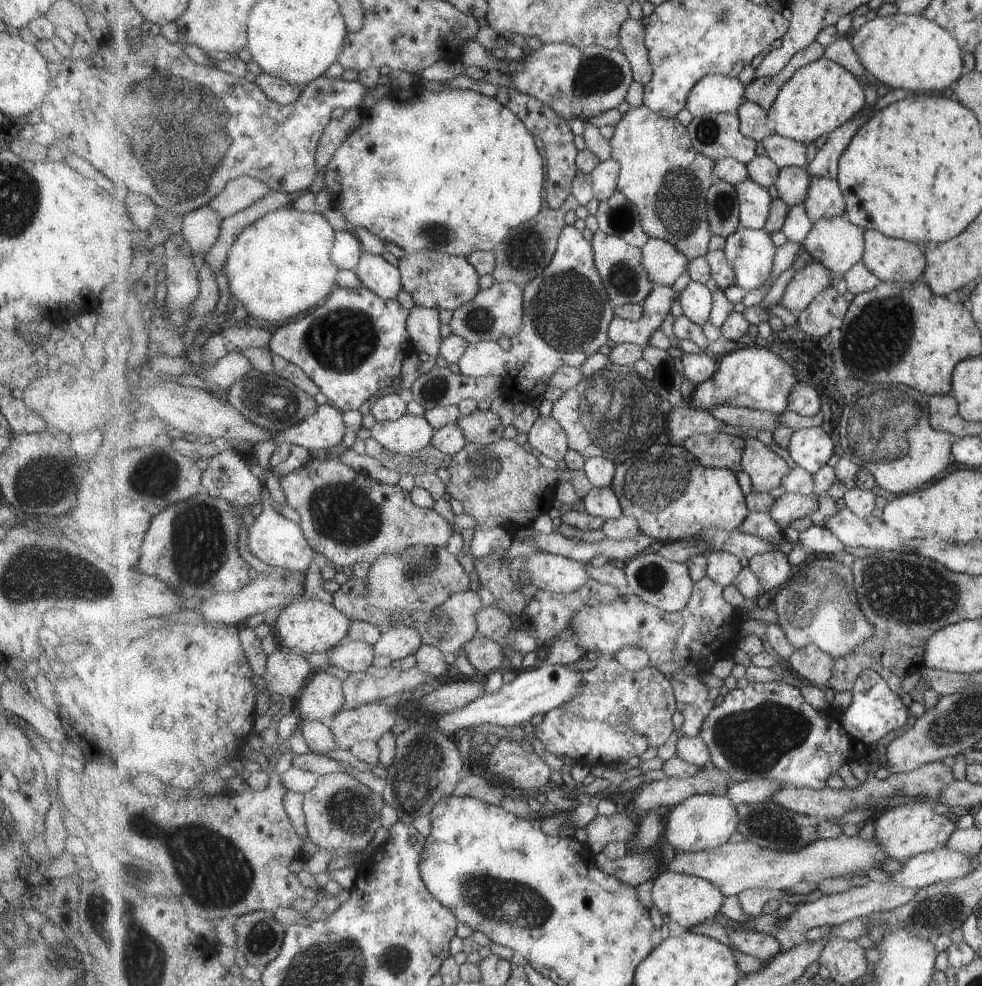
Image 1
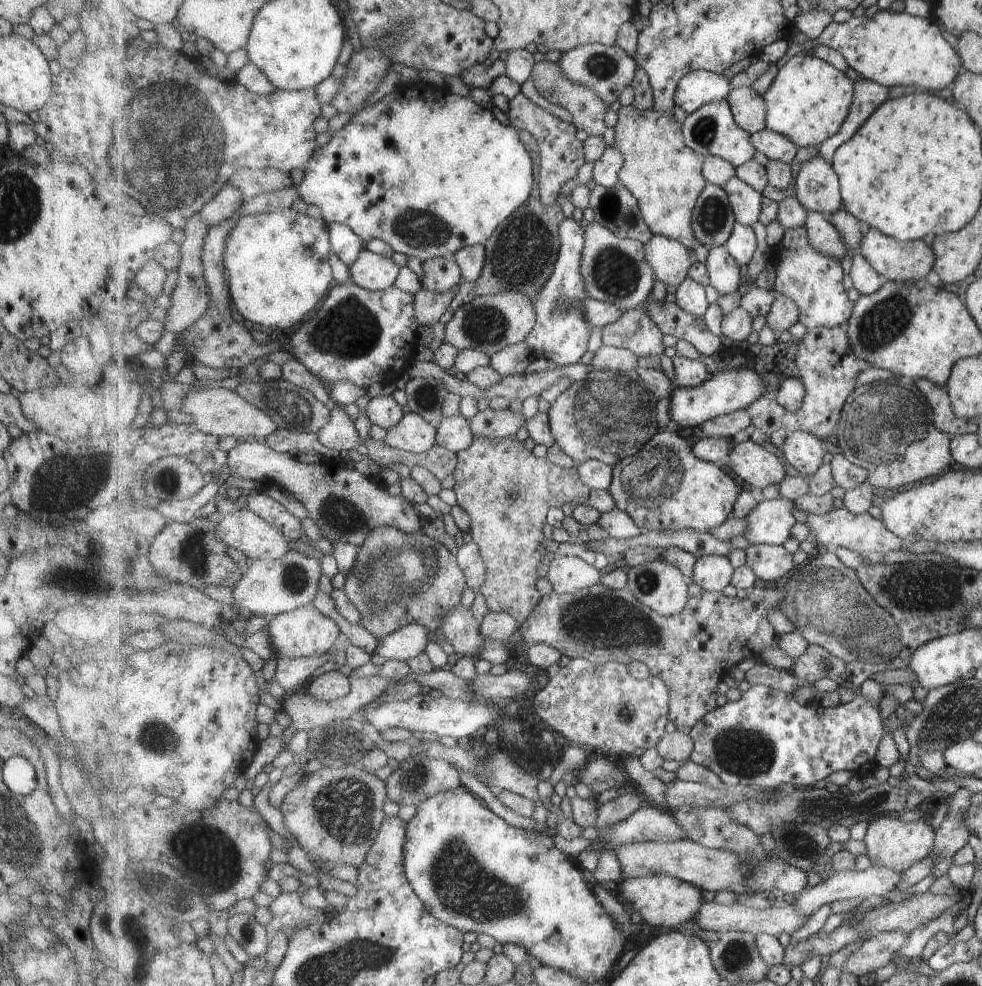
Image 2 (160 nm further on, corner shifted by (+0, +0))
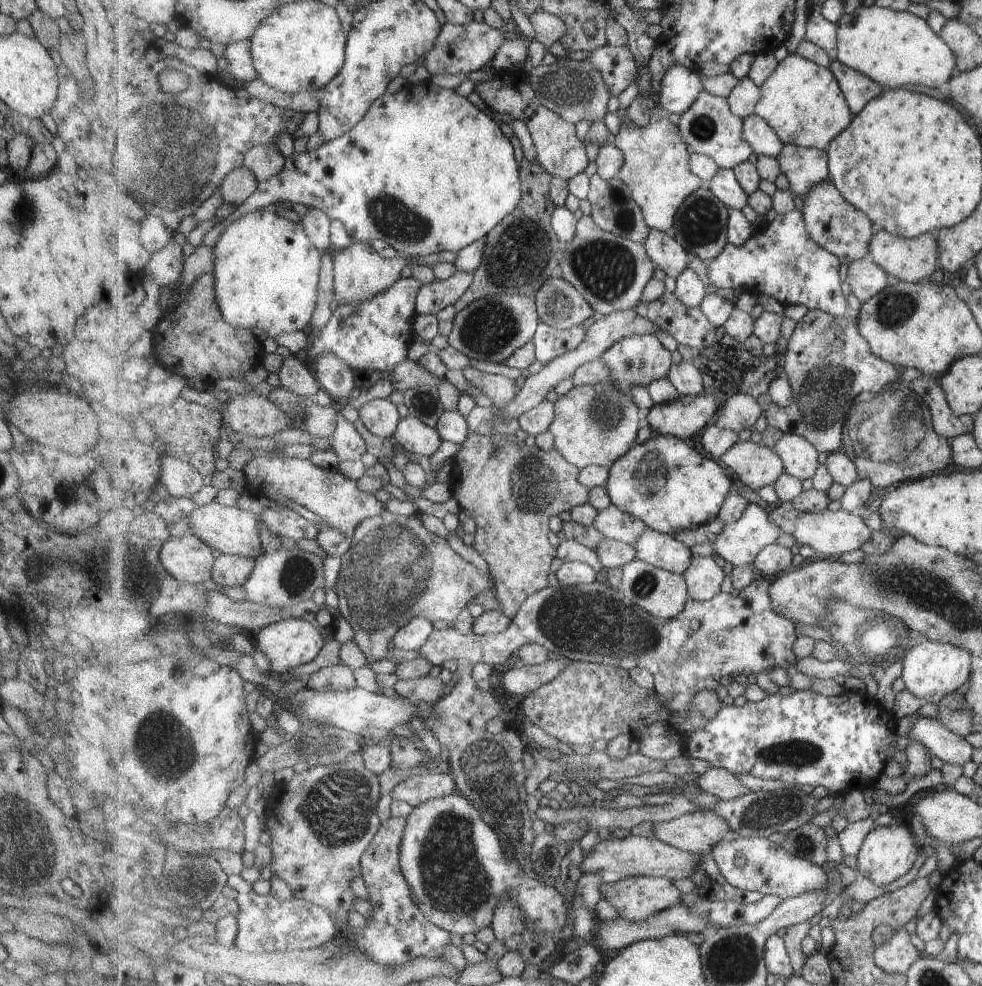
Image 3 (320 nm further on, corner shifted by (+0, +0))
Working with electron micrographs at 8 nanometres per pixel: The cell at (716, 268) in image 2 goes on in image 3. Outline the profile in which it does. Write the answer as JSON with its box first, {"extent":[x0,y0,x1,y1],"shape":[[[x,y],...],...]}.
{"extent":[706,207,849,317],"shape":[[[799,207],[791,214],[778,214],[769,226],[751,236],[751,240],[743,246],[728,242],[725,250],[706,265],[709,281],[717,288],[743,286],[744,290],[755,295],[769,295],[784,307],[807,306],[809,311],[844,317],[849,304],[841,288],[841,264],[842,261],[834,253],[811,236],[805,214]]]}

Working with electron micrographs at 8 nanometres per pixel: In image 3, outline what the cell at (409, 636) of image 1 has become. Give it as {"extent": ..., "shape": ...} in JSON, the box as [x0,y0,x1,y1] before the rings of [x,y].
{"extent":[394,617,438,653],"shape":[[[424,617],[412,619],[410,624],[403,626],[395,634],[394,646],[404,651],[420,653],[421,648],[429,642],[437,627],[438,625],[434,625],[431,620]]]}

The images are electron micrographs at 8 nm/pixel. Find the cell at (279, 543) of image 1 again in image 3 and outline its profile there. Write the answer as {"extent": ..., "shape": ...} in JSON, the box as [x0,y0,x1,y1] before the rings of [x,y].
{"extent":[187,502,264,559],"shape":[[[217,502],[196,506],[187,517],[191,521],[190,532],[197,534],[205,544],[221,552],[222,555],[257,559],[264,553],[259,538],[259,516],[237,507],[227,507]]]}

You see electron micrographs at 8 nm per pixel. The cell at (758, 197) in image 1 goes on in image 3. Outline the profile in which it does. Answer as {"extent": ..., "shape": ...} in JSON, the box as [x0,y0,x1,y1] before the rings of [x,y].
{"extent":[707,168,751,210],"shape":[[[721,168],[717,178],[713,178],[713,182],[707,186],[720,202],[733,210],[750,206],[751,196],[743,189],[733,169]]]}

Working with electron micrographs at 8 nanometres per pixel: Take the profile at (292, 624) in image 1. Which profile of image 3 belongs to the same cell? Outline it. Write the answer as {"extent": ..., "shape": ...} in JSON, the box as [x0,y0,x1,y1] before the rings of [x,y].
{"extent":[255,618,327,677],"shape":[[[289,618],[270,626],[264,627],[256,635],[255,647],[261,651],[271,662],[272,673],[278,673],[283,677],[288,677],[288,673],[303,664],[311,663],[323,646],[327,644],[323,632],[315,628],[315,624],[301,618]]]}

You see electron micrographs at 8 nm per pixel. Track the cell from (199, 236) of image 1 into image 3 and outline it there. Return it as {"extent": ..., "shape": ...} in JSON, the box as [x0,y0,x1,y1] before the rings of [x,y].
{"extent":[221,166,259,206],"shape":[[[245,166],[236,168],[223,182],[223,188],[221,188],[223,202],[231,206],[241,205],[257,191],[259,184],[257,176],[254,176],[249,168]]]}

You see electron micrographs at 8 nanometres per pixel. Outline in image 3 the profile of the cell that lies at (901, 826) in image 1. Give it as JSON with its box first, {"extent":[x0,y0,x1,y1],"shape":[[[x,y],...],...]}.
{"extent":[856,822,921,886],"shape":[[[908,822],[876,827],[867,836],[859,855],[856,857],[858,859],[856,871],[866,878],[871,878],[877,886],[887,886],[901,876],[905,876],[915,866],[920,851],[921,847],[915,844],[913,830]]]}

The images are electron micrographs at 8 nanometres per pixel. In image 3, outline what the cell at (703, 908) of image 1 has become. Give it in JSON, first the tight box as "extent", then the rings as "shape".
{"extent":[601,876,681,922],"shape":[[[637,876],[618,882],[604,884],[601,888],[603,897],[612,905],[623,919],[641,922],[649,920],[681,903],[681,893],[673,882],[664,877]]]}

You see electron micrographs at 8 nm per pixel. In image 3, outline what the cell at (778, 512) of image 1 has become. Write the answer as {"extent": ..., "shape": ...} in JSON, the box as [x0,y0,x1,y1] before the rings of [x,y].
{"extent":[712,504,783,568],"shape":[[[750,504],[743,517],[727,525],[719,540],[712,544],[713,555],[734,568],[752,566],[761,550],[779,543],[783,536],[783,528],[771,522],[768,508]]]}

